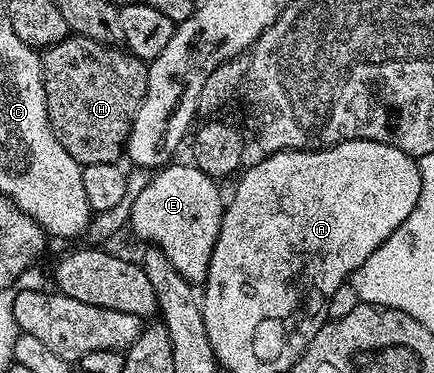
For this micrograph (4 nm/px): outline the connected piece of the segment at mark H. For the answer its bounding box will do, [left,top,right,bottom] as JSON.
[42,35,148,167]

